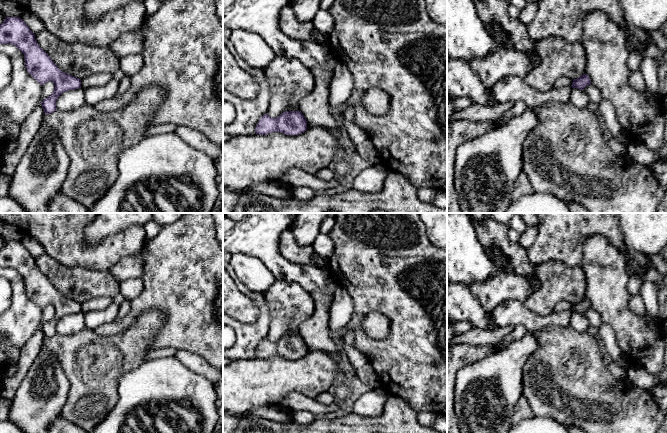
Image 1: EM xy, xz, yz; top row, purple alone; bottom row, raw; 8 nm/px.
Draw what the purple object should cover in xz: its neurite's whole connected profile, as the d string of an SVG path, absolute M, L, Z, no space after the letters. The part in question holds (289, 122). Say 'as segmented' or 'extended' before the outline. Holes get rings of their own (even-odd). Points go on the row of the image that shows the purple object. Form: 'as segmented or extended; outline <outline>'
as segmented; outline M285 111L277 118L264 114L255 132L259 135L267 135L272 132L281 132L286 135L299 135L307 129L307 121L301 111Z

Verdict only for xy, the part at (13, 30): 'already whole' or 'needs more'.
already whole

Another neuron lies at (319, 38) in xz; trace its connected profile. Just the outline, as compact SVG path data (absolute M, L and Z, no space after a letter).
M314 30L312 35L314 37L315 43L324 46L326 49L329 49L326 36L324 36L322 33L320 33L317 30Z

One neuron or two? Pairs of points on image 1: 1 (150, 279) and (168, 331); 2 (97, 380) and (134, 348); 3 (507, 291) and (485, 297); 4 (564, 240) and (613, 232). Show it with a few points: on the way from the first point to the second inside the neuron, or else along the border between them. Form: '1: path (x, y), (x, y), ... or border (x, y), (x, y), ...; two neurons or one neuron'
1: path (163, 292), (171, 300), (171, 318); one neuron
2: path (106, 371), (125, 352); one neuron
3: path (502, 291), (490, 293); one neuron
4: path (576, 228), (601, 227); one neuron

